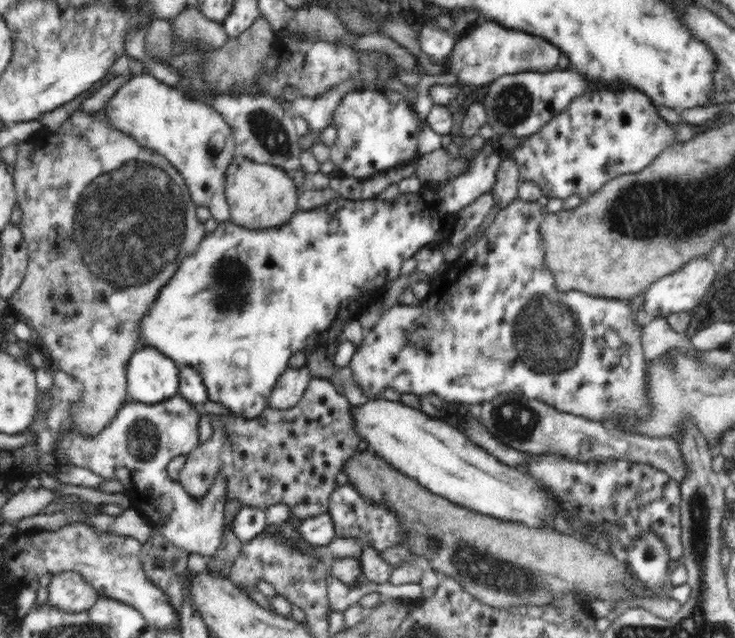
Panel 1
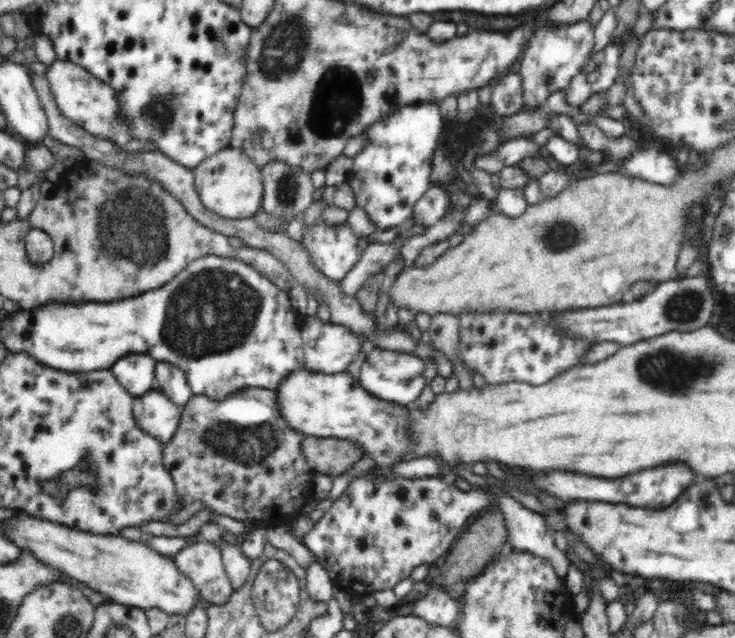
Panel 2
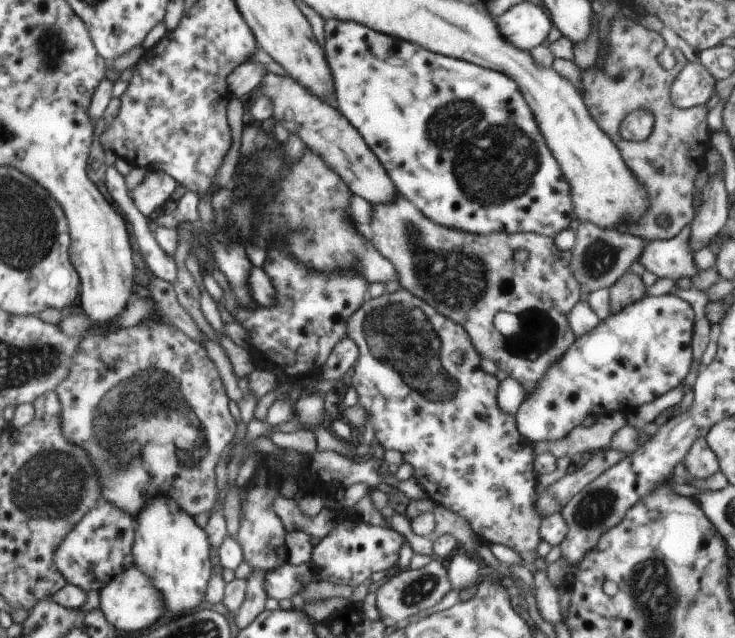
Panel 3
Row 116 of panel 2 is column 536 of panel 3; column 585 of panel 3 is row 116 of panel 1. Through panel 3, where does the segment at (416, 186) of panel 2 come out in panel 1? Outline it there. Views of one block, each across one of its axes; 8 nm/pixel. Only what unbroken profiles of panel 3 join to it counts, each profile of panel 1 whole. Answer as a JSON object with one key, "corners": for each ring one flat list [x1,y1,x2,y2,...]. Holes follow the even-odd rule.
{"corners":[[352,91,342,97,334,116,332,116,331,127,335,130,334,142,329,146,329,159,339,172,346,177,354,177,364,180,376,176,379,172,394,168,396,165,403,165,412,159,419,160,417,152,418,143,416,137,421,134,426,122,418,119,412,106,400,93,388,91]]}

